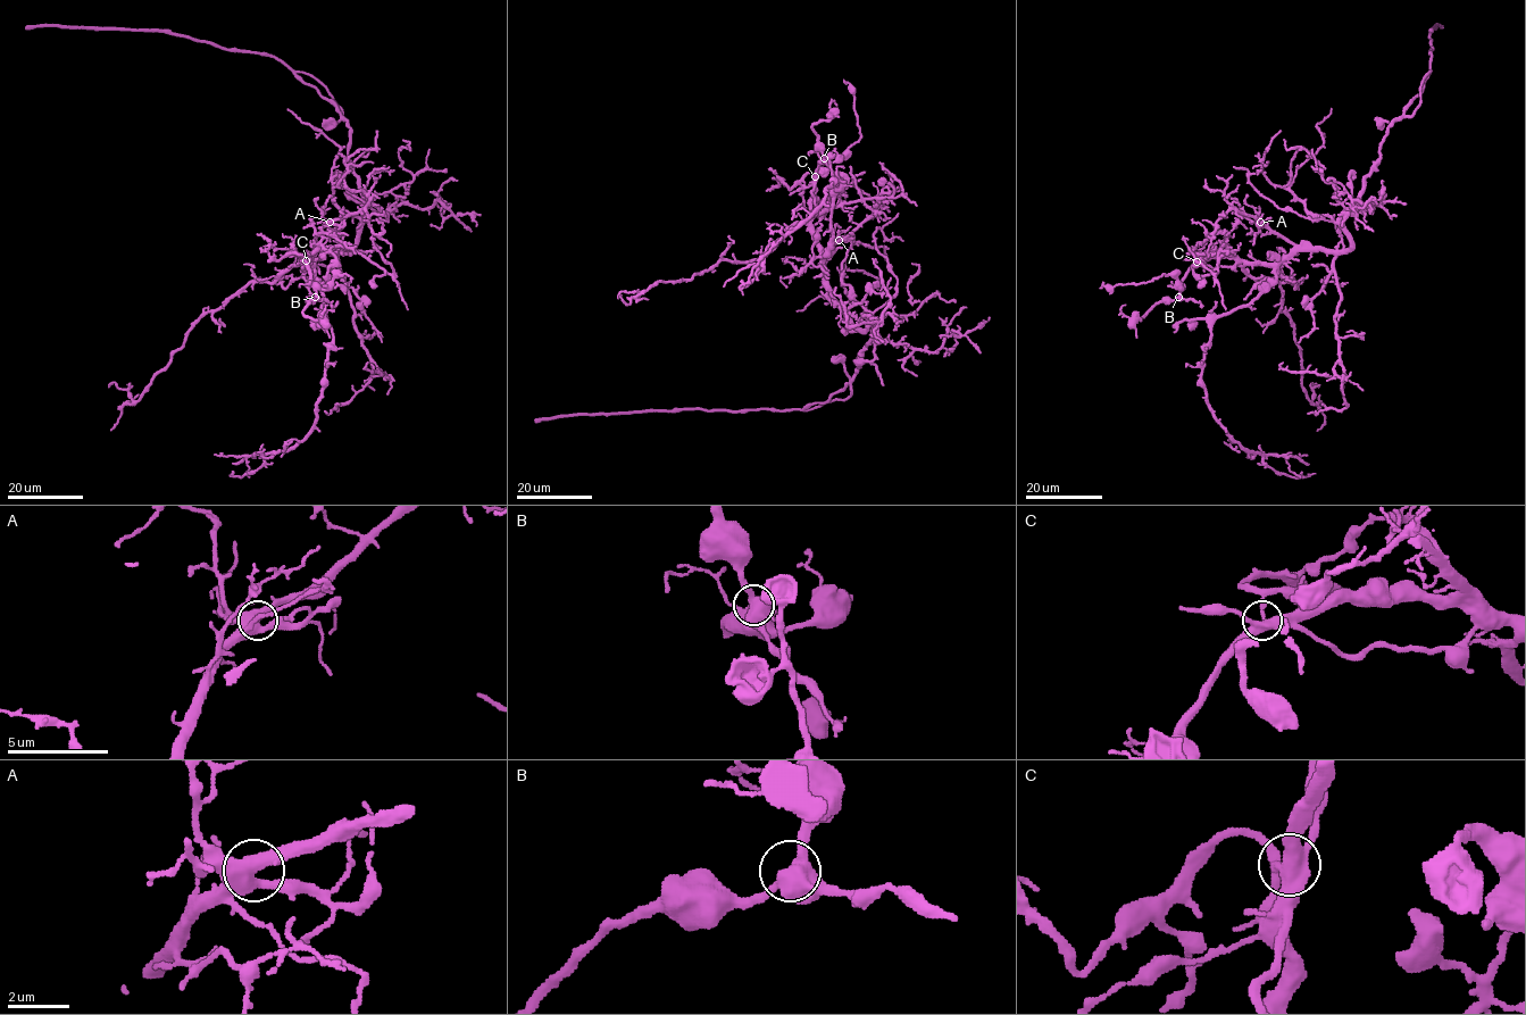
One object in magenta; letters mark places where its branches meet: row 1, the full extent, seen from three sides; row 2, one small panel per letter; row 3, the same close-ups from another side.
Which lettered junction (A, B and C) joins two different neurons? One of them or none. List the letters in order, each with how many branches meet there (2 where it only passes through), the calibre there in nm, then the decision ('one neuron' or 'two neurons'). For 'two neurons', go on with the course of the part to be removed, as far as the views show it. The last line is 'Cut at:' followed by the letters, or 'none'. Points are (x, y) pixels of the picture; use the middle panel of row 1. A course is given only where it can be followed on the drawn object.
A: 4 | 500 nm | one neuron
B: 4 | 550 nm | one neuron
C: 4 | 440 nm | one neuron
Cut at: none

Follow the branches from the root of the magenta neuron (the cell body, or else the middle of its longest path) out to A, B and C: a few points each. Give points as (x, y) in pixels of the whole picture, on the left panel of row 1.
A: (360, 221), (359, 235), (352, 247), (343, 250), (320, 249), (316, 246), (316, 238), (330, 222)
B: (360, 221), (352, 247), (318, 249), (313, 263), (301, 258), (305, 257), (316, 296)
C: (360, 221), (359, 235), (352, 247), (343, 250), (318, 249), (313, 263), (305, 263), (301, 258), (306, 260)

